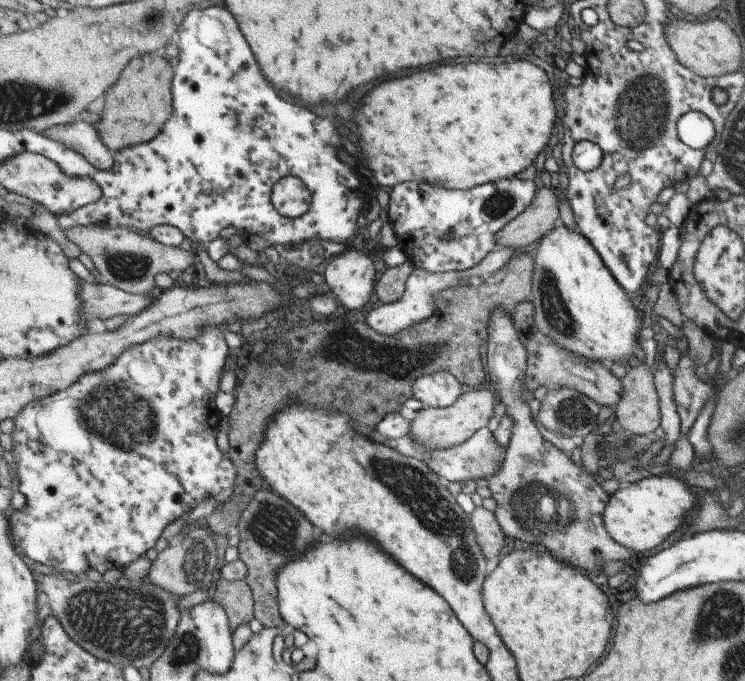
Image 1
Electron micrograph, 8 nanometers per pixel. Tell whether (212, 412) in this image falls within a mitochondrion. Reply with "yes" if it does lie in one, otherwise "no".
no

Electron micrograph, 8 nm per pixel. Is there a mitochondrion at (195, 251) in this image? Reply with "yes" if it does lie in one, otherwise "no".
no

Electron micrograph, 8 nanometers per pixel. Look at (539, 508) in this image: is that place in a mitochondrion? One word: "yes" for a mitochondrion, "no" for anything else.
yes

